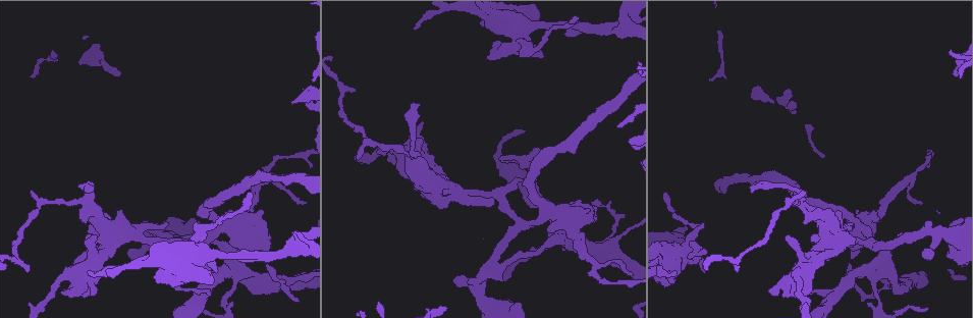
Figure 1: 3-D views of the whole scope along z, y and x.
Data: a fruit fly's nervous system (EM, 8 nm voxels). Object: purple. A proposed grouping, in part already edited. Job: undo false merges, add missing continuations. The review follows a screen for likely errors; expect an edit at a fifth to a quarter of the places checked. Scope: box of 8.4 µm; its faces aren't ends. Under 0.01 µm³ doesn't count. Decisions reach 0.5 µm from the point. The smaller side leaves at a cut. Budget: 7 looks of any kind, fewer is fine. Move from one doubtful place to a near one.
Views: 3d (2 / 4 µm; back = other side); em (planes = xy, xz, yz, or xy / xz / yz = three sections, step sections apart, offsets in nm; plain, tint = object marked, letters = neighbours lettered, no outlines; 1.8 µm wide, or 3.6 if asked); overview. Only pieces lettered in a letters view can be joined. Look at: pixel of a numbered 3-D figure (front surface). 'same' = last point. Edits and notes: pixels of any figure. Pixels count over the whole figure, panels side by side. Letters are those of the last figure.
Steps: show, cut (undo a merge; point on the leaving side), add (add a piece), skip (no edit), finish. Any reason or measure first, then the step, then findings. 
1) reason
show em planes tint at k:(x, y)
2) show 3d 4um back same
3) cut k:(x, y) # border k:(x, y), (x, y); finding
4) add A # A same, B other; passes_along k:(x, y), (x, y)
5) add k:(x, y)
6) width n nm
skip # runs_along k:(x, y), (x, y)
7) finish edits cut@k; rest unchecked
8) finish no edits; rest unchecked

two arms in line, one across
show 3d 2um at 1:(494, 261)

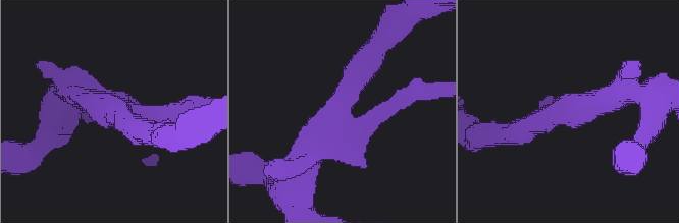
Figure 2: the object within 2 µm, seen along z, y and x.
arms 3; arm_widths 170, 220, 280 nm; need the tissue
show em yz step 4 tint at 2:(340, 111)

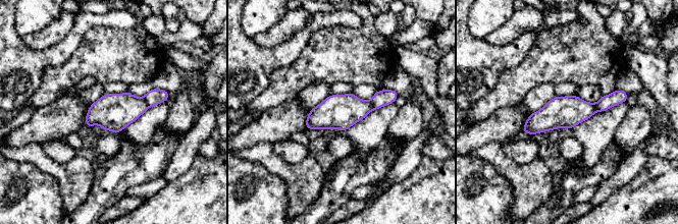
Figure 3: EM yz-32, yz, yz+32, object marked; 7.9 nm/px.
another direction
show em planes letters same

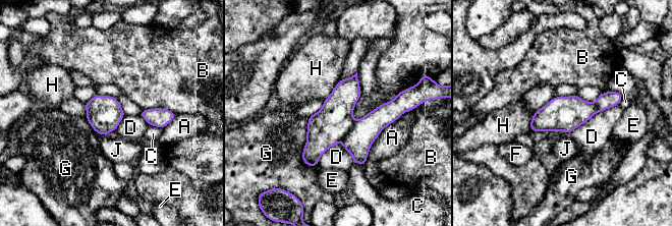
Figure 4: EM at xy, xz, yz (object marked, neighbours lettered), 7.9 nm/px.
width 280 nm
cut 4:(357, 142) # A other, B other, C other, D other, E other, F other, G other, H other, J other; border 4:(355, 121), (341, 140); two neurons meet here

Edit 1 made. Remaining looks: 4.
long arm stops here
show em planes tint at 1:(953, 74)

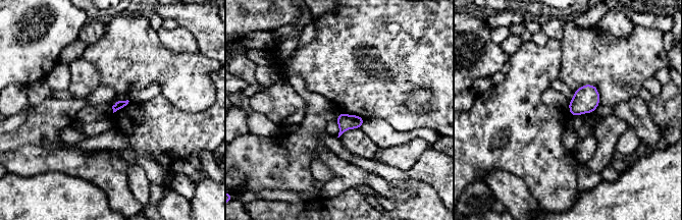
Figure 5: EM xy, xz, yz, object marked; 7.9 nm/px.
show em planes letters same

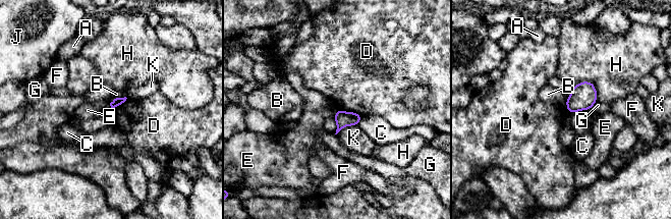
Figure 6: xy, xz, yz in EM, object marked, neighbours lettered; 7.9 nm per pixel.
skip # A other, B other, C other, D other, E other, F other, G other, H other, J other, K other; border 6:(109, 103), (111, 109); none of them fits

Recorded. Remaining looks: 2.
abrupt turn
show 3d 2um at 1:(811, 253)

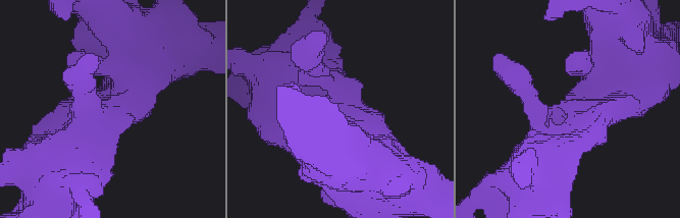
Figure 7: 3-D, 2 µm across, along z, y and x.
need the tissue
show em xz step 4 letters at 7:(338, 104)

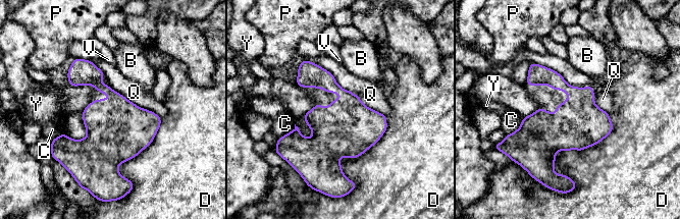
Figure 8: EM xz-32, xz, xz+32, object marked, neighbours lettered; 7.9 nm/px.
longest_contact Q 750 nm
skip # B other, C other, D other, P other, Q other, V other, Y other; one neuron here

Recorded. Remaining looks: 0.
finish edits cut@4; rest unchecked

